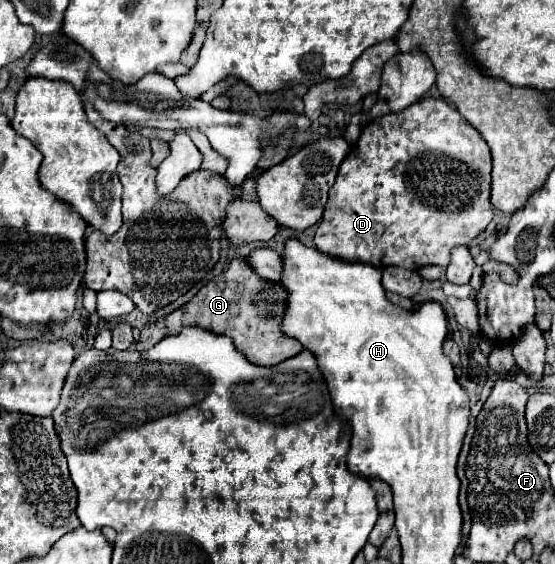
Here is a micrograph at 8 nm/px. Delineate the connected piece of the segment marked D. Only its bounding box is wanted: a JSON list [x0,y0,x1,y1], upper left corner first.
[315,97,493,271]

